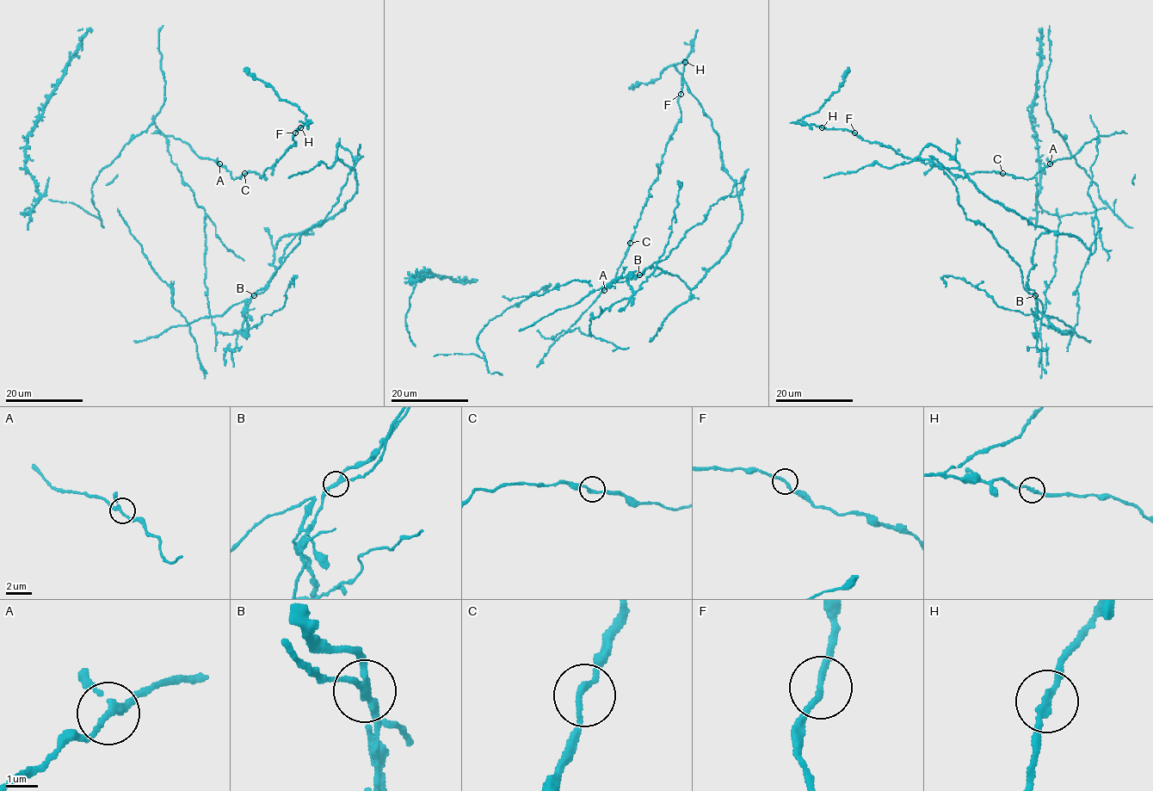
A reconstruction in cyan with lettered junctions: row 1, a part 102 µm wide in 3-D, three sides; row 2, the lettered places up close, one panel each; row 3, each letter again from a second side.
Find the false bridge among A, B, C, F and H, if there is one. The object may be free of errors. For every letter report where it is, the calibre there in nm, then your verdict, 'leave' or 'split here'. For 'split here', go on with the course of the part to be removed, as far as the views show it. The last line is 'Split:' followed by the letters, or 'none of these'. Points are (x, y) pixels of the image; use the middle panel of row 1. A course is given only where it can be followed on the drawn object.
A: at (604, 290); 170 nm thick; leave
B: at (639, 274); 200 nm thick; split here; foreign part runs (639, 274), (661, 268), (692, 289), (724, 253), (742, 221), (718, 135), (674, 64)
C: at (630, 243); 190 nm thick; leave
F: at (681, 94); 190 nm thick; leave
H: at (685, 62); 200 nm thick; leave
Split: B

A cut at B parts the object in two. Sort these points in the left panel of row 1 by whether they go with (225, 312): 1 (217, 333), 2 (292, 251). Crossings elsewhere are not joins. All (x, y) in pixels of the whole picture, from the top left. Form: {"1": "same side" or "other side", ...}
{"1": "other side", "2": "same side"}

